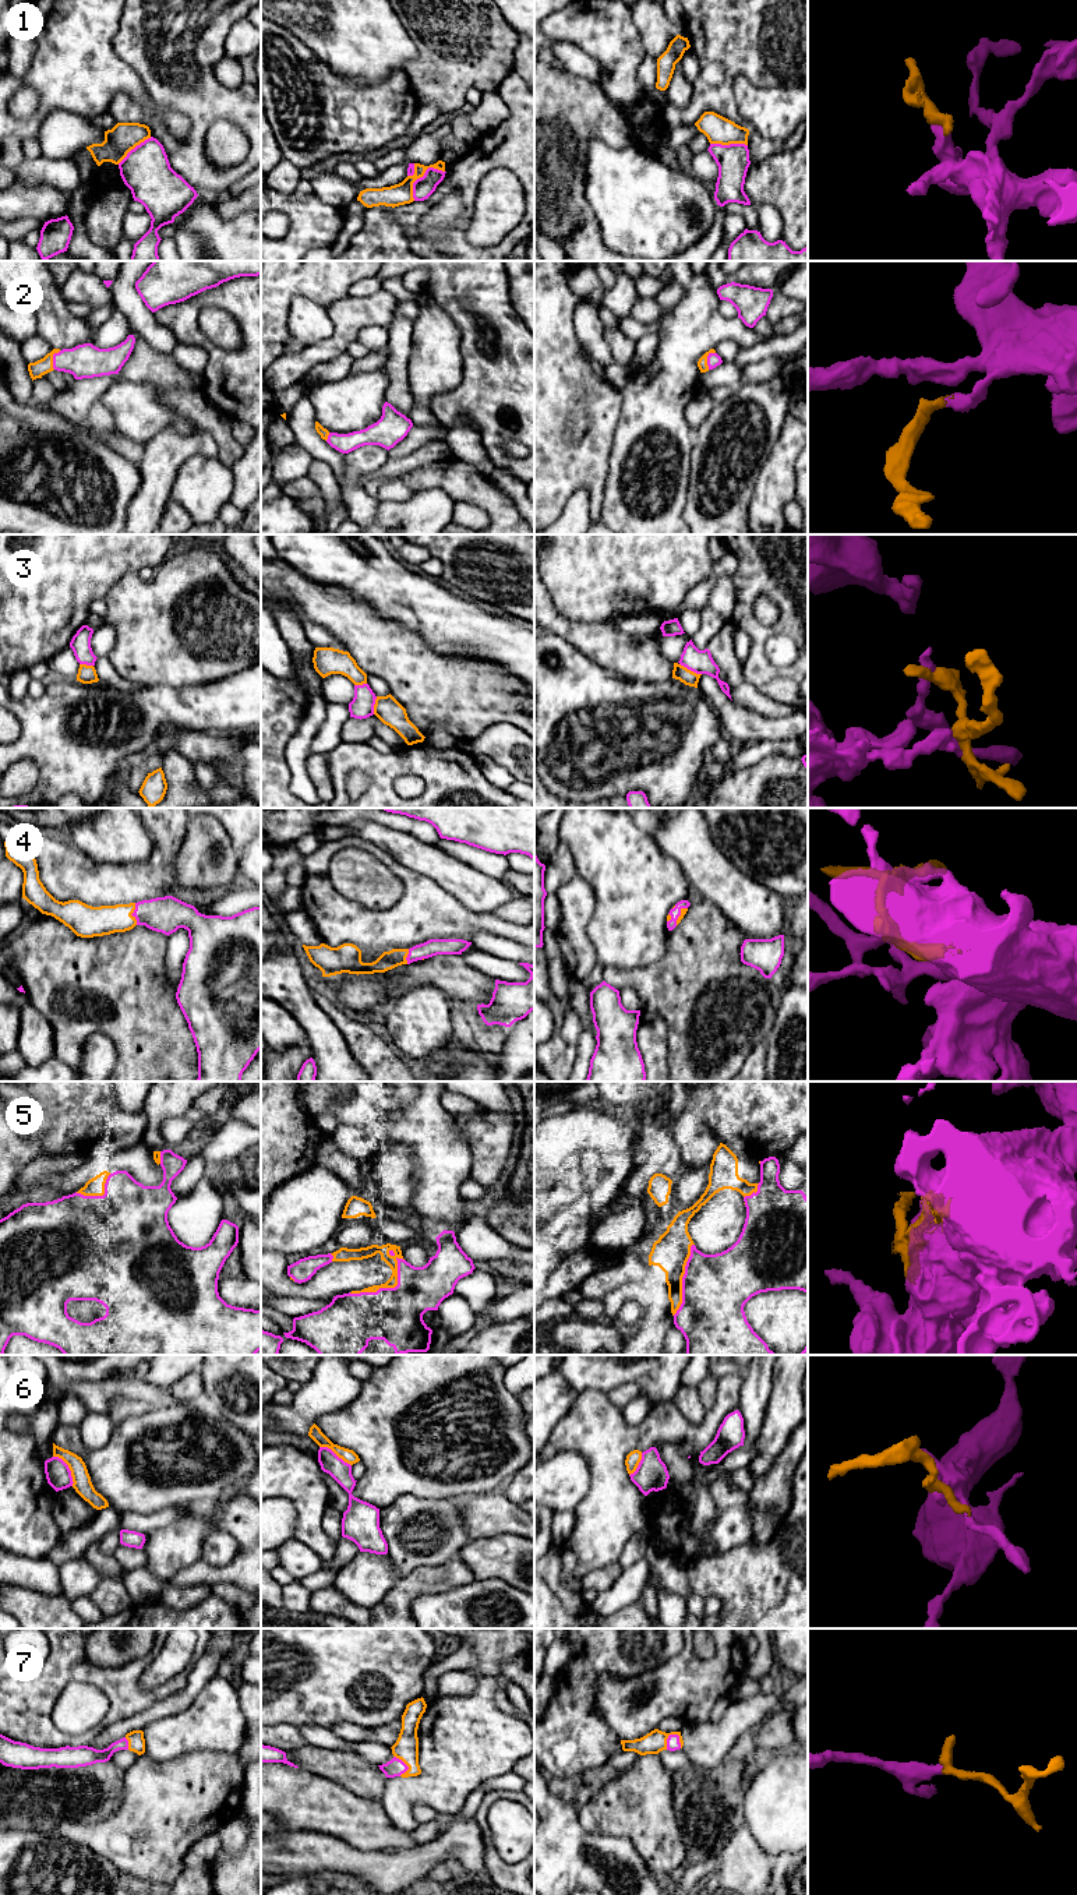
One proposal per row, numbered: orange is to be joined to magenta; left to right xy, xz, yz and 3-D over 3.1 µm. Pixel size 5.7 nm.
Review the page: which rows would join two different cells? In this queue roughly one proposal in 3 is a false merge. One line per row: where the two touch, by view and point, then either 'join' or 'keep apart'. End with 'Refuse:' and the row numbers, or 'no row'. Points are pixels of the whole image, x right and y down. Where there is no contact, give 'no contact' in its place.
1: contact xz (420, 177); keep apart
2: contact yz (708, 359); join
3: contact yz (691, 670); keep apart
4: contact xy (131, 914); join
5: contact xz (387, 1288); join
6: contact xy (69, 1468); keep apart
7: contact yz (667, 1739); join
Refuse: 1, 3, 6

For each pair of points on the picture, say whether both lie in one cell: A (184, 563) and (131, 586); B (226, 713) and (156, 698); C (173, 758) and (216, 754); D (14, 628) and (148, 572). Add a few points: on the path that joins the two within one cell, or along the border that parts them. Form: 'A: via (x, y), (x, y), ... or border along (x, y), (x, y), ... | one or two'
A: via (172, 575), (161, 586), (144, 586) | one
B: via (209, 708), (173, 708) | one
C: border along (176, 748), (191, 762) | two
D: border along (155, 567), (141, 567), (137, 571) | two

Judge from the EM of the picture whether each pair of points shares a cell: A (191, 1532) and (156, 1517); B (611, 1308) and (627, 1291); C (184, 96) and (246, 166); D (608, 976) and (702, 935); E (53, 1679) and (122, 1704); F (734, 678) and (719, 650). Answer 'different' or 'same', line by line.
A: different
B: same
C: same
D: same
E: same
F: same

